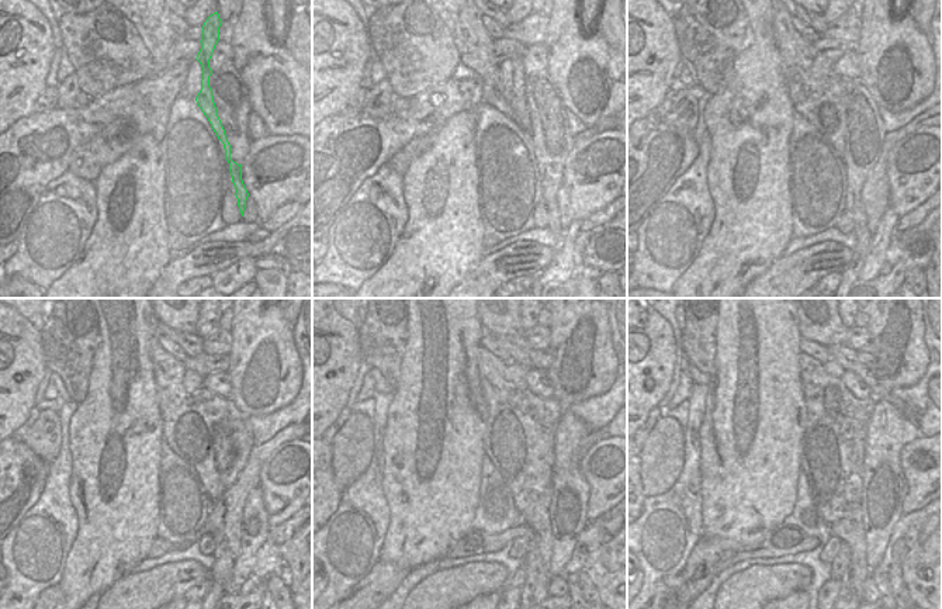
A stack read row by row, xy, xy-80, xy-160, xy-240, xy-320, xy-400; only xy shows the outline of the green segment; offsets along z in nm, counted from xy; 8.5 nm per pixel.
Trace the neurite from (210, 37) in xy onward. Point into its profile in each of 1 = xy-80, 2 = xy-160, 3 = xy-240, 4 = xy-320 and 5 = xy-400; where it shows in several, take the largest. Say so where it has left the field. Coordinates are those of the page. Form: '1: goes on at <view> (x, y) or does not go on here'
1: goes on at xy-80 (518, 97)
2: goes on at xy-160 (861, 231)
3: goes on at xy-240 (215, 584)
4: does not go on here
5: does not go on here

